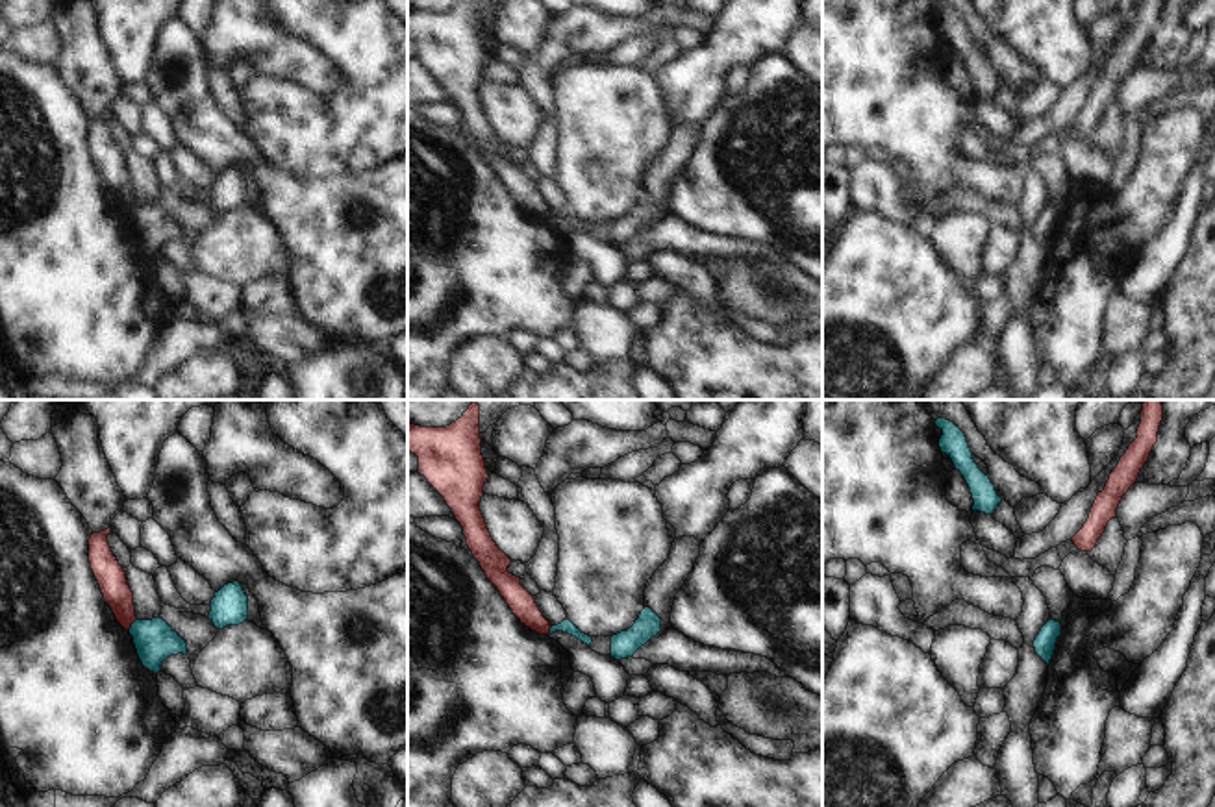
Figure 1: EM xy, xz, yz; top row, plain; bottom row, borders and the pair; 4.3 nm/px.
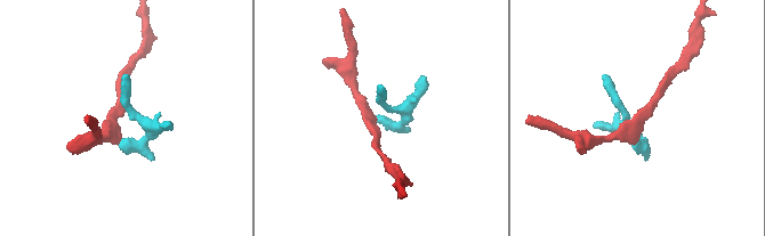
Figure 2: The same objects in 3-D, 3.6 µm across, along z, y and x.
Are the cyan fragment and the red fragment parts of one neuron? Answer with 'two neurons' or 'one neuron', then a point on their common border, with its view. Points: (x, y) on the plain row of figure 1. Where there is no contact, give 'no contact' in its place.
two neurons; meets cyan in xy at (132, 210)

